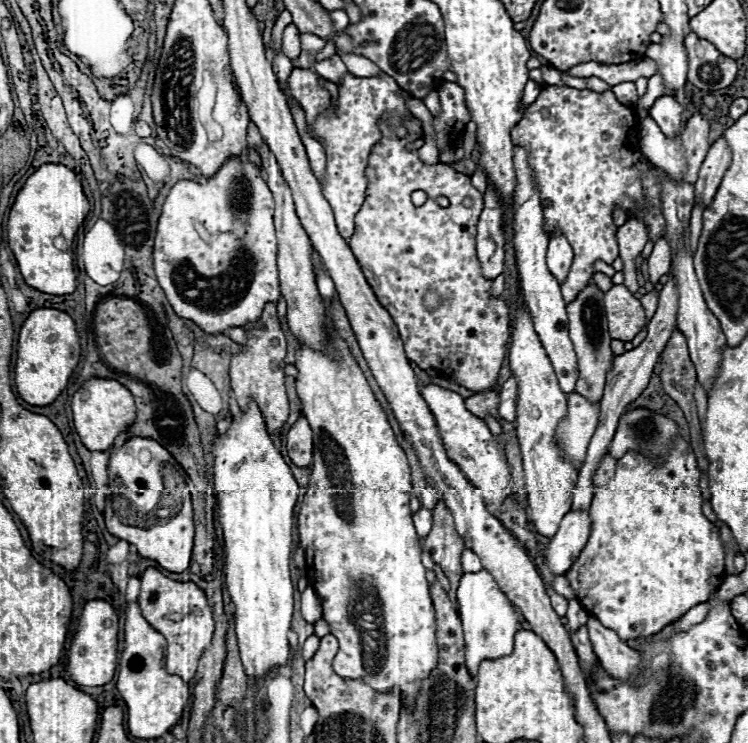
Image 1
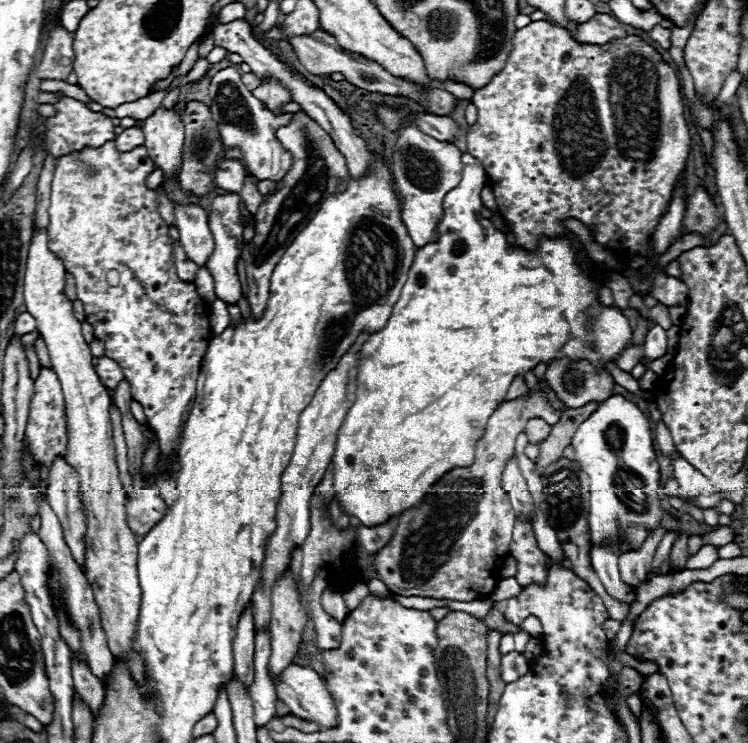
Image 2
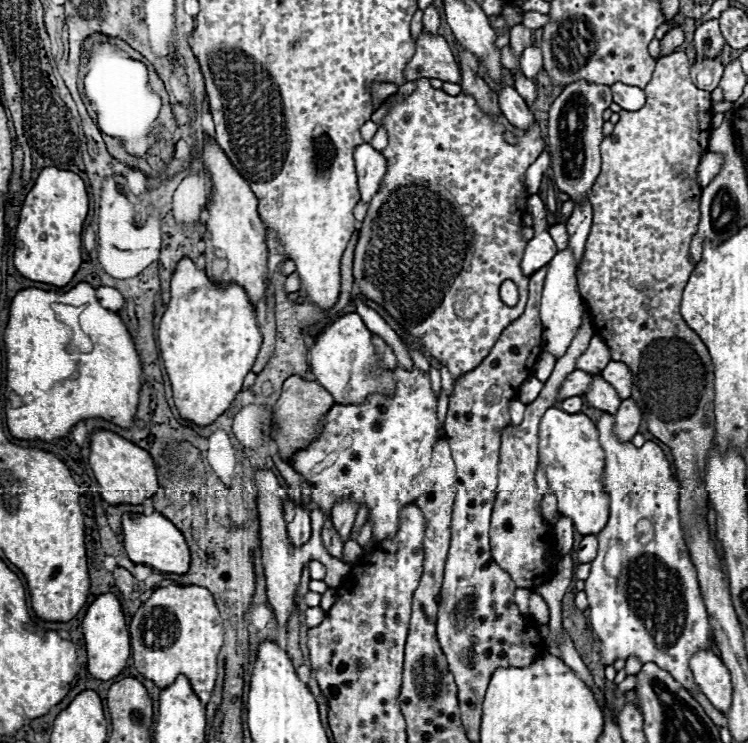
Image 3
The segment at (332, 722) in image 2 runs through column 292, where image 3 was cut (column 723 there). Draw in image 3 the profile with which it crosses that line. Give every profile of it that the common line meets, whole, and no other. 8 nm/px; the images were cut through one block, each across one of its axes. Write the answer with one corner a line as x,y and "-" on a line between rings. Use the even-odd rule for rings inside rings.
706,650
694,654
694,658
690,660
690,668
694,672
694,680
698,682
706,698
714,704
714,708
722,714
728,714
732,706
732,682
730,672
722,664
722,660

